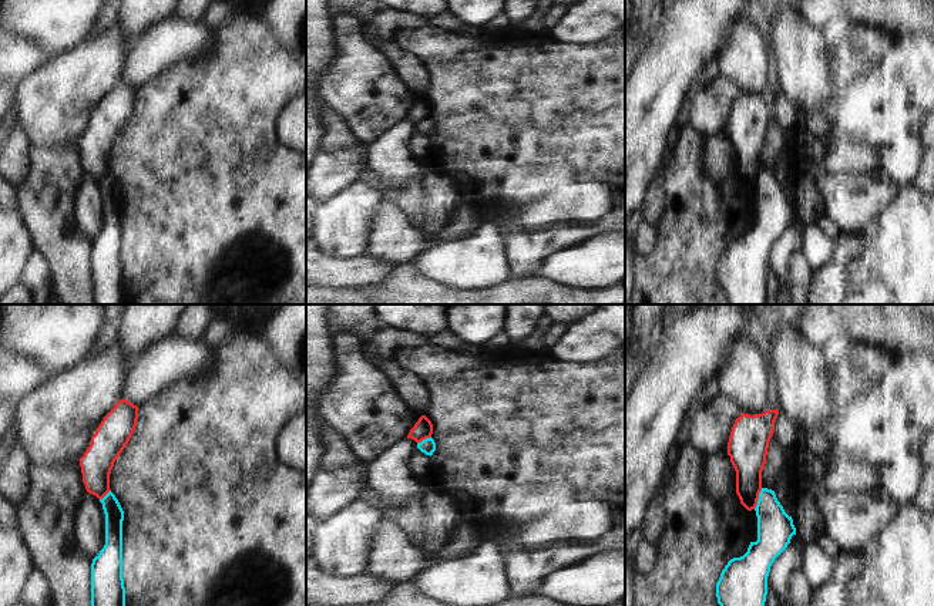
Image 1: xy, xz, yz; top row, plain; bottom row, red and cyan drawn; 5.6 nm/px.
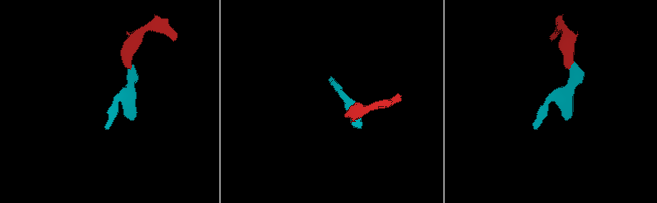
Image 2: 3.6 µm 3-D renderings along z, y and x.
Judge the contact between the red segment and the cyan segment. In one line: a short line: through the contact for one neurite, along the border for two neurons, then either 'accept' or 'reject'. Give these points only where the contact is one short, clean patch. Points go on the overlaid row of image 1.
yz (762, 488), (758, 504), (753, 508) | reject

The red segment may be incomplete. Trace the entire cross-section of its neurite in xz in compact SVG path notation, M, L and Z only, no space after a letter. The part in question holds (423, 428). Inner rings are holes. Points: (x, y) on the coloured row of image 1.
M421 415L419 421L414 424L414 427L410 430L407 438L411 438L419 444L426 438L430 438L431 434L433 434L431 421L426 415Z

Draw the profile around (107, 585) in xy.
M110 491L103 499L105 545L91 563L91 606L125 606L122 579L124 511Z

